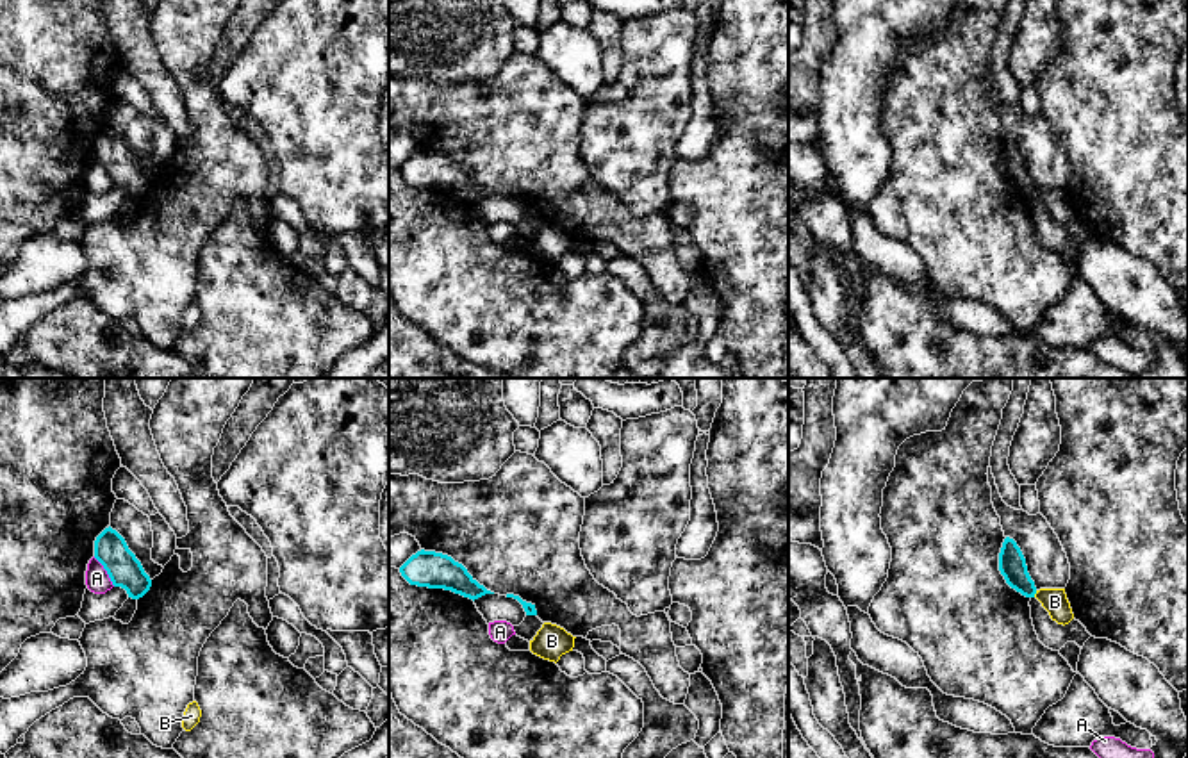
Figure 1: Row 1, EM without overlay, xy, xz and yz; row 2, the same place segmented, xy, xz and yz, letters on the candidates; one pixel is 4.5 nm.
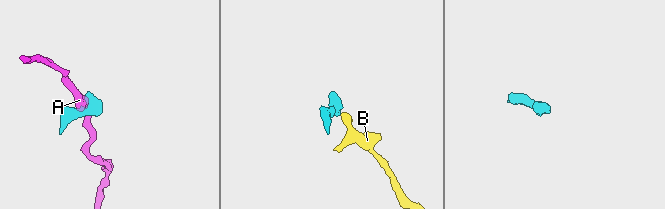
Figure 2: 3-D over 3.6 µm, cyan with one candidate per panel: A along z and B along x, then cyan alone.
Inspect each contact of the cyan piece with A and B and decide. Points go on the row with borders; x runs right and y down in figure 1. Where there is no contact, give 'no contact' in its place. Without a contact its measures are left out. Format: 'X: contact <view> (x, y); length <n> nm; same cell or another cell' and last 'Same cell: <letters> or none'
A: contact xy (106, 569); length 170 nm; another cell
B: contact yz (1035, 593); length 40 nm; another cell
Same cell: none

